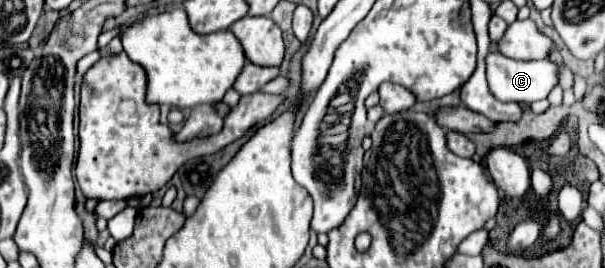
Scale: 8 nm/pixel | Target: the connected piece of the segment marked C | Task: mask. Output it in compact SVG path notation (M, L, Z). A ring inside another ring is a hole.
M491 51L485 57L487 65L487 83L489 91L497 101L503 103L533 103L539 99L547 99L549 91L557 85L557 65L543 61L515 61L509 57L503 57L497 51Z

